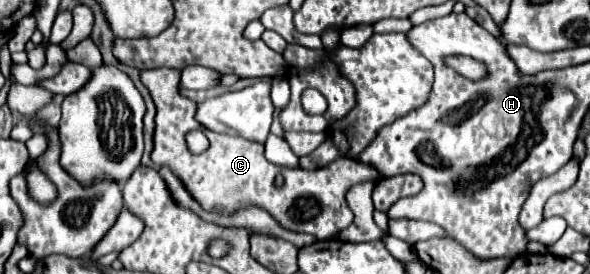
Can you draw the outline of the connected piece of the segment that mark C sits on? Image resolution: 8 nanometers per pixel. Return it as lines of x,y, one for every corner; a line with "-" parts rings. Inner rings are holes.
170,68
149,69
141,71
141,83
149,89
153,103
157,107
155,113
155,133
153,133
153,153
151,159
155,165
169,165
185,183
189,193
205,207
223,213
233,213
235,209
253,203
267,209
275,219
293,231
309,233
317,239
337,237
345,227
353,221
353,211
347,207
345,193
363,179
374,183
379,179
379,173
367,165
361,165
353,159
337,159
331,165
305,171
305,169
279,169
269,163
263,155
263,145
233,135
221,135
203,129
209,139
209,149
201,155
193,155
187,149
185,135
193,129
201,129
195,121
195,107
191,99
185,99
179,91
181,71
-
277,173
283,175
283,185
275,185

